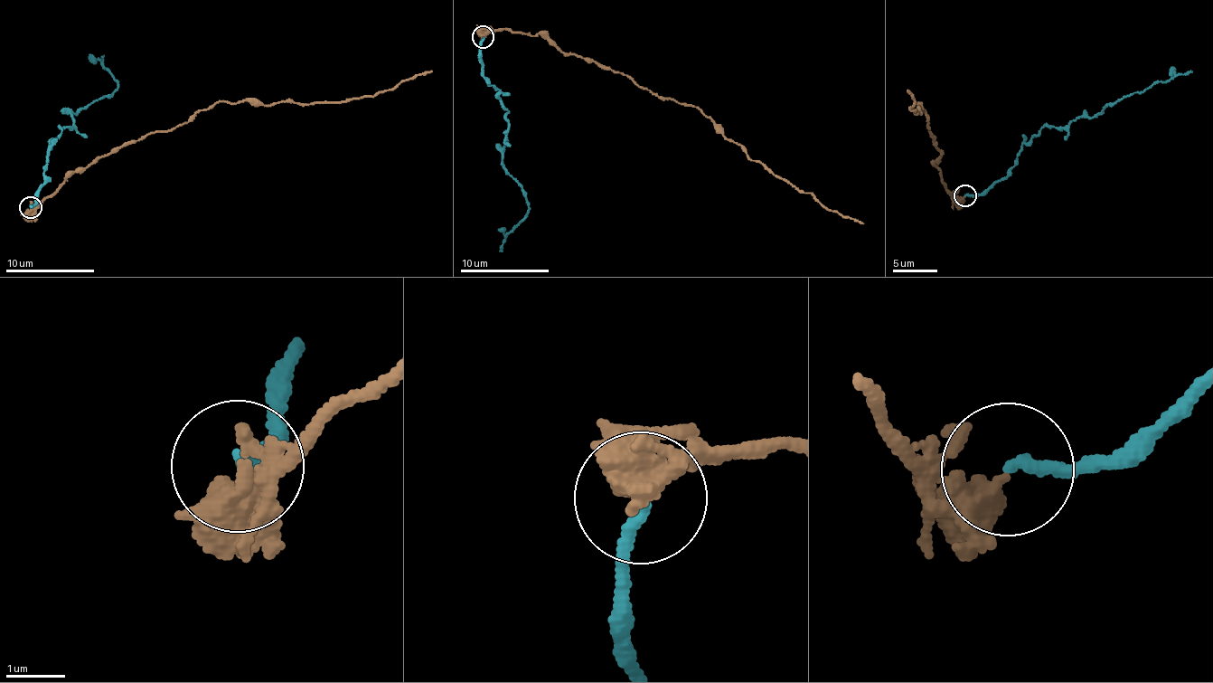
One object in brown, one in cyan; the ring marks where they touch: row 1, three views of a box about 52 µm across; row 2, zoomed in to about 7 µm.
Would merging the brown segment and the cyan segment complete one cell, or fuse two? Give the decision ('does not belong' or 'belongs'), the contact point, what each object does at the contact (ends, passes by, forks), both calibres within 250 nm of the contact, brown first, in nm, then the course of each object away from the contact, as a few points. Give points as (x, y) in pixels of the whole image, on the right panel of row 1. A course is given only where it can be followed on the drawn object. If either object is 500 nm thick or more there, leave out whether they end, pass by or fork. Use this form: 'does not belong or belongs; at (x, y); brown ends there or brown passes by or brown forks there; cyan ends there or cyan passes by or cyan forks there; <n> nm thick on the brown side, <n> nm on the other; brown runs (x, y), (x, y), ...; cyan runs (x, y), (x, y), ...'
does not belong; at (964, 195); 550 nm thick on the brown side, 200 nm on the other; brown runs (964, 196), (945, 188), (926, 109), (919, 102), (916, 115), (907, 90); cyan runs (965, 196), (982, 194), (1003, 179), (1030, 138), (1047, 126), (1065, 127), (1100, 114), (1107, 105), (1192, 71)

